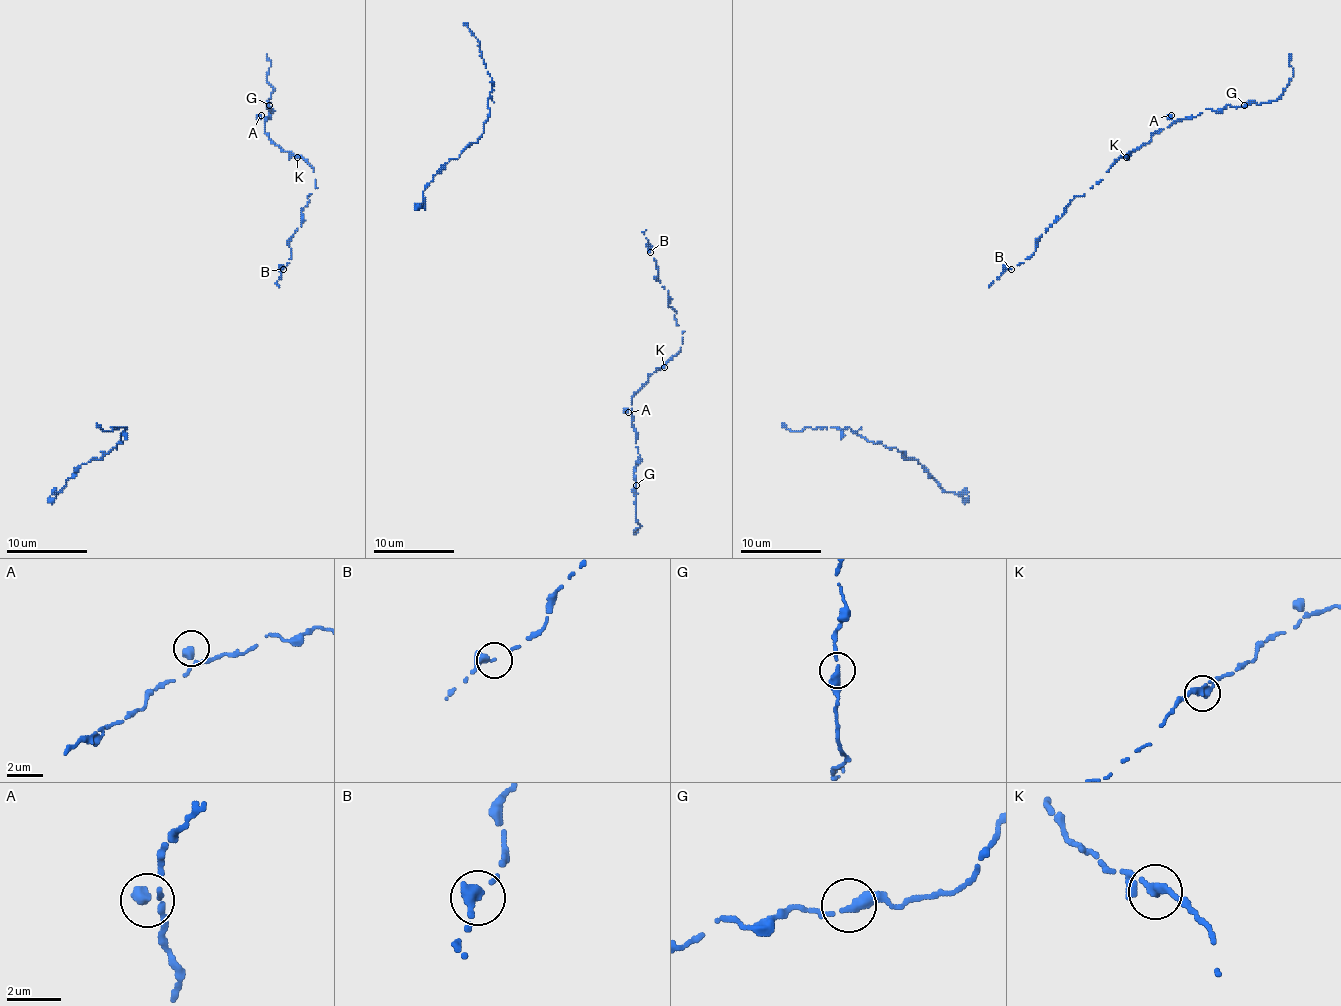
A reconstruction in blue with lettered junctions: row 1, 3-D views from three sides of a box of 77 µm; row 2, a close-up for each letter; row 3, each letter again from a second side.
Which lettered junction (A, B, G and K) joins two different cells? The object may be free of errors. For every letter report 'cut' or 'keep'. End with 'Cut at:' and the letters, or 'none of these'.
A: keep
B: keep
G: keep
K: keep
Cut at: none of these

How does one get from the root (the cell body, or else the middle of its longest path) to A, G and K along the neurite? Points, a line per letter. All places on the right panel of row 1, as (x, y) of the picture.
A: (1011, 269), (1035, 251), (1038, 238), (1076, 196), (1098, 184), (1121, 157), (1167, 127), (1173, 121), (1171, 115)
G: (1011, 269), (1035, 251), (1038, 238), (1076, 196), (1098, 184), (1129, 151), (1206, 109), (1244, 105)
K: (1011, 269), (1035, 251), (1038, 238), (1062, 216), (1076, 196), (1082, 196), (1098, 184), (1121, 157), (1127, 157)

